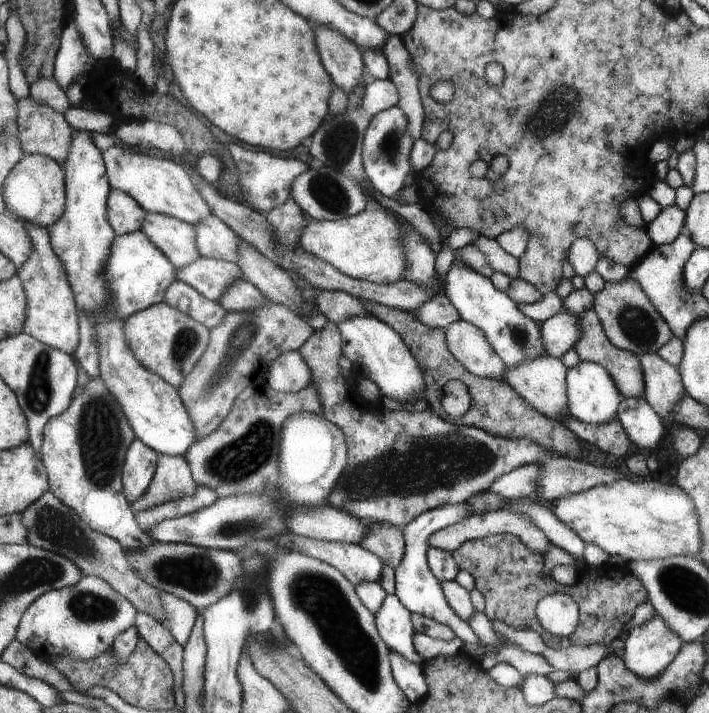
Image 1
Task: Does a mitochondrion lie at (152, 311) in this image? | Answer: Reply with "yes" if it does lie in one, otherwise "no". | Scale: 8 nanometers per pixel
no

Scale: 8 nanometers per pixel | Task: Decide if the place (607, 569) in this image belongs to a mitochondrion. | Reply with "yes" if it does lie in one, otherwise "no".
no

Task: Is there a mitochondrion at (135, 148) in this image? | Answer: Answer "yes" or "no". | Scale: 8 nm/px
no

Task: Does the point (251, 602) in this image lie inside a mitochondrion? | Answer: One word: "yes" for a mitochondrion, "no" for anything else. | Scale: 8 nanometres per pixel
yes

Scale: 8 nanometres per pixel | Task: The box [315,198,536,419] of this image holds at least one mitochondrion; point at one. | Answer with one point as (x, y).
(519, 337)

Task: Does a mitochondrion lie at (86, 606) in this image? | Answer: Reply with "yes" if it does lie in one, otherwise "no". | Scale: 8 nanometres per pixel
yes

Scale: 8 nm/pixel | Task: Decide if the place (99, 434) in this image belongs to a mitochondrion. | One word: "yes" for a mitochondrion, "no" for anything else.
yes

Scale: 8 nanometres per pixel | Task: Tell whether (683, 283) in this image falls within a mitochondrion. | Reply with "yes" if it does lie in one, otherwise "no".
no

